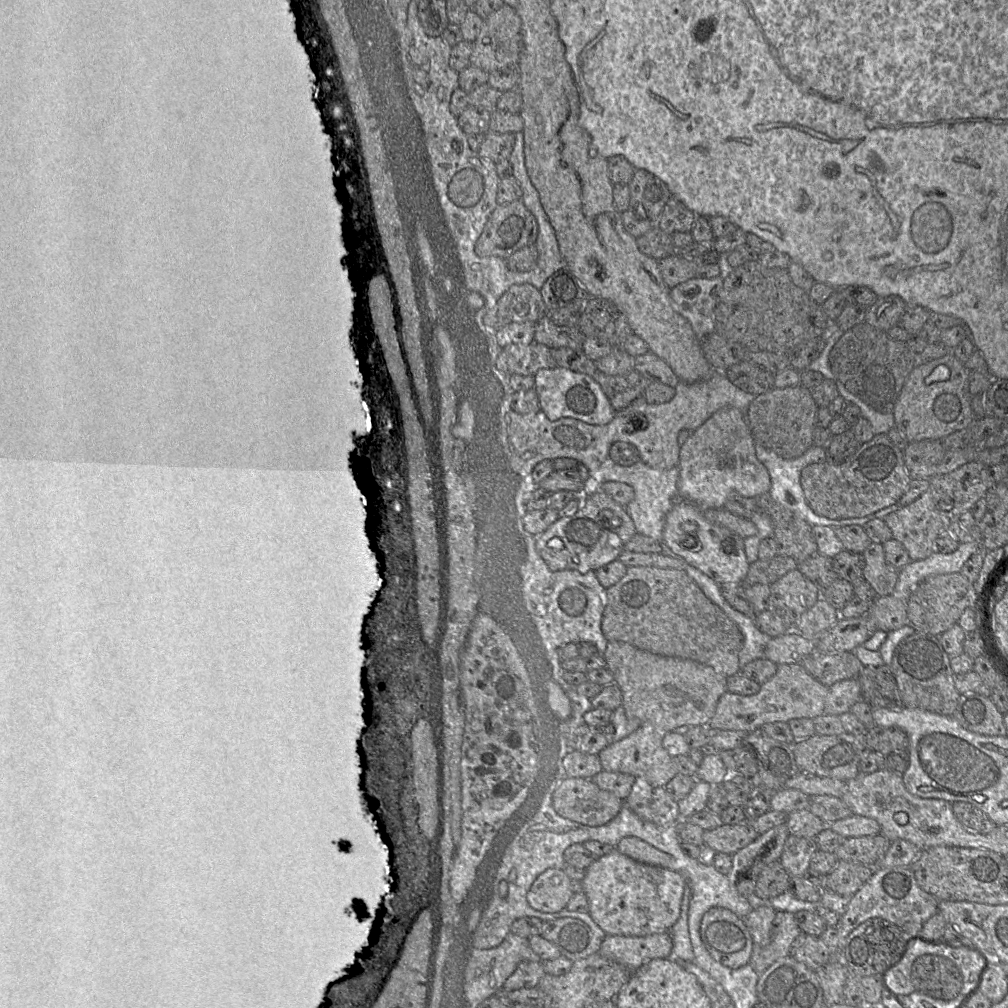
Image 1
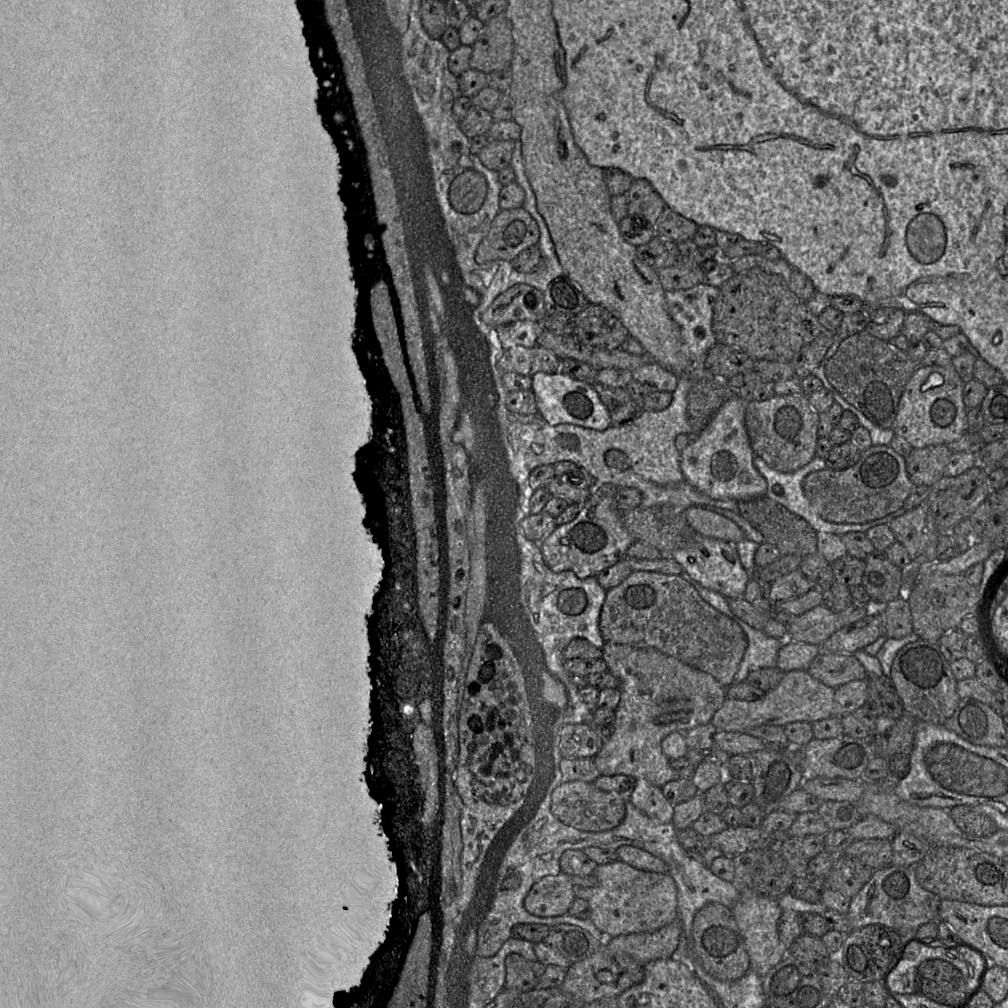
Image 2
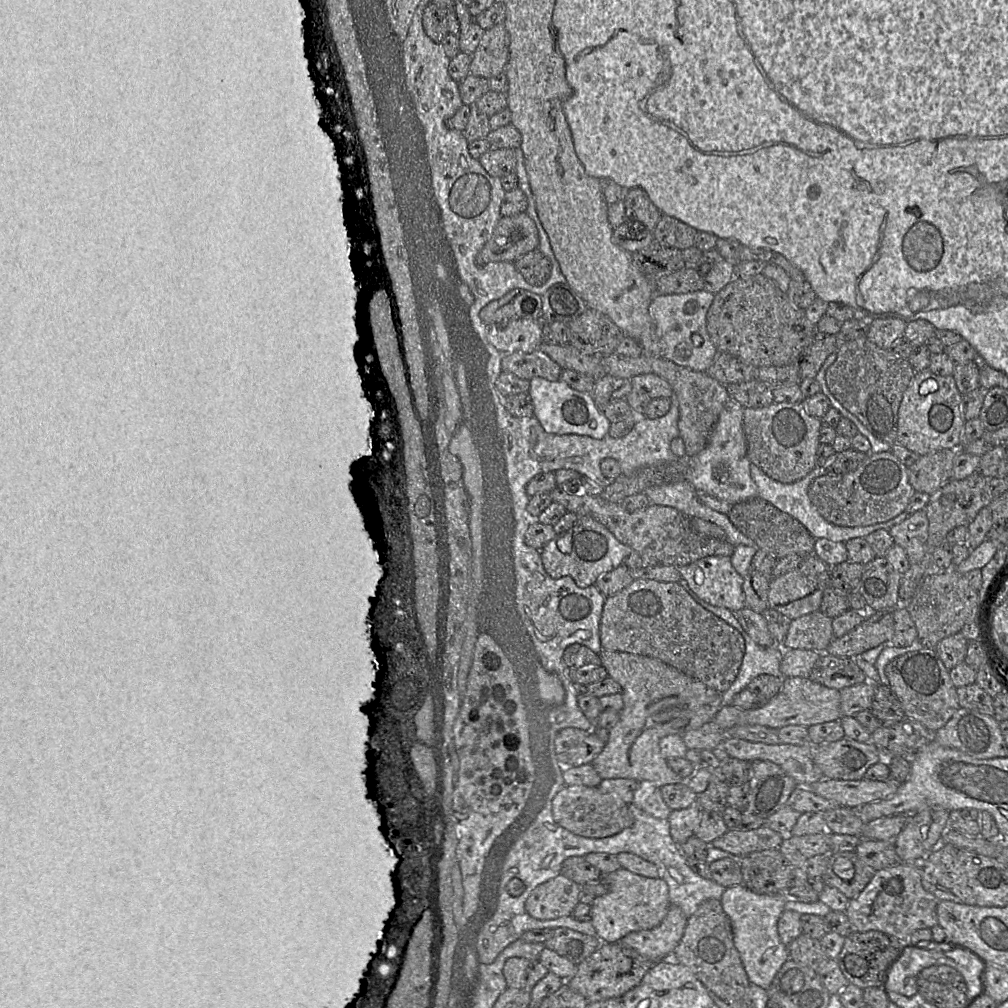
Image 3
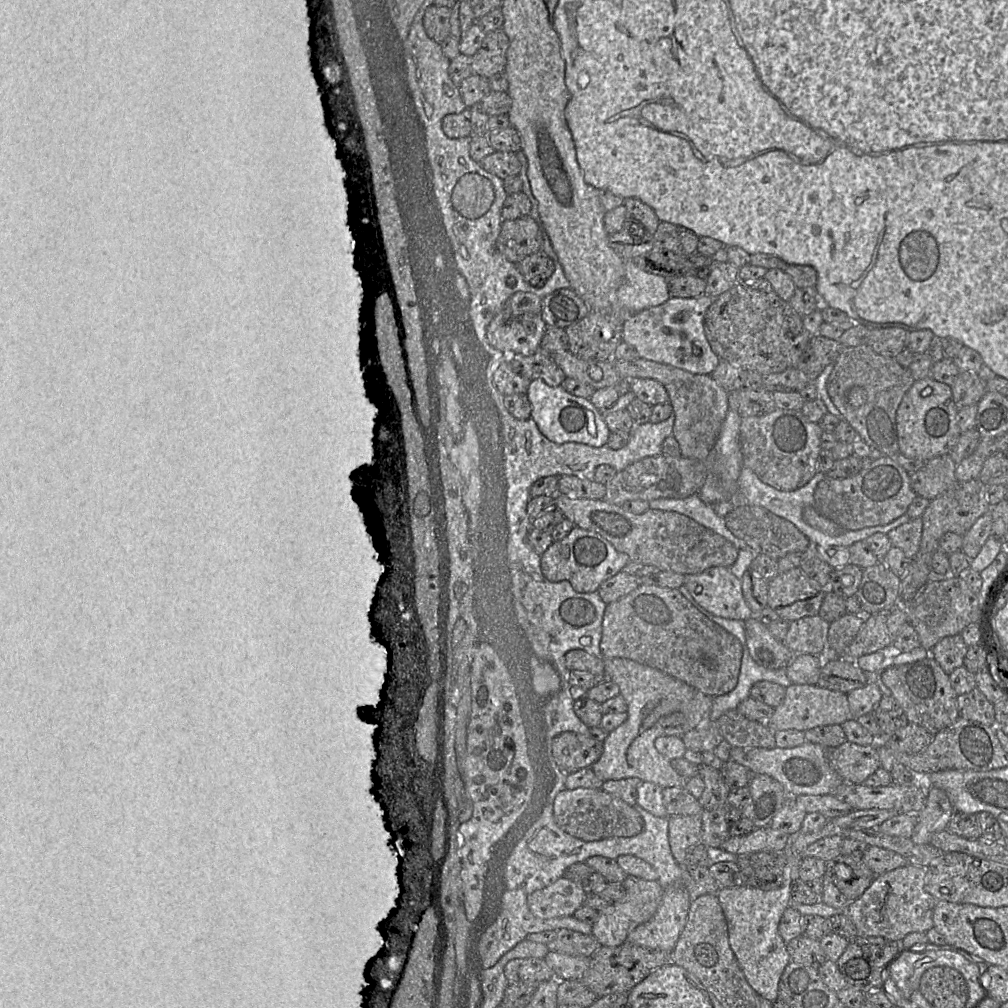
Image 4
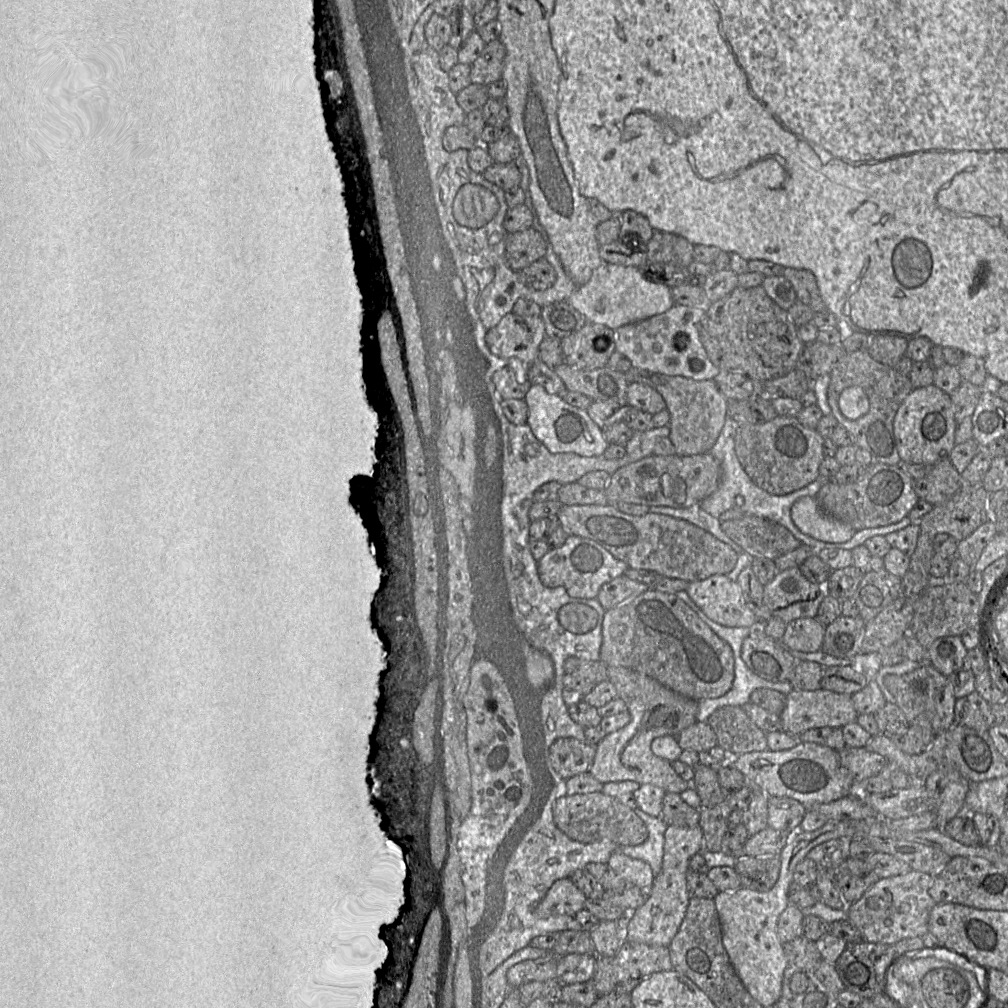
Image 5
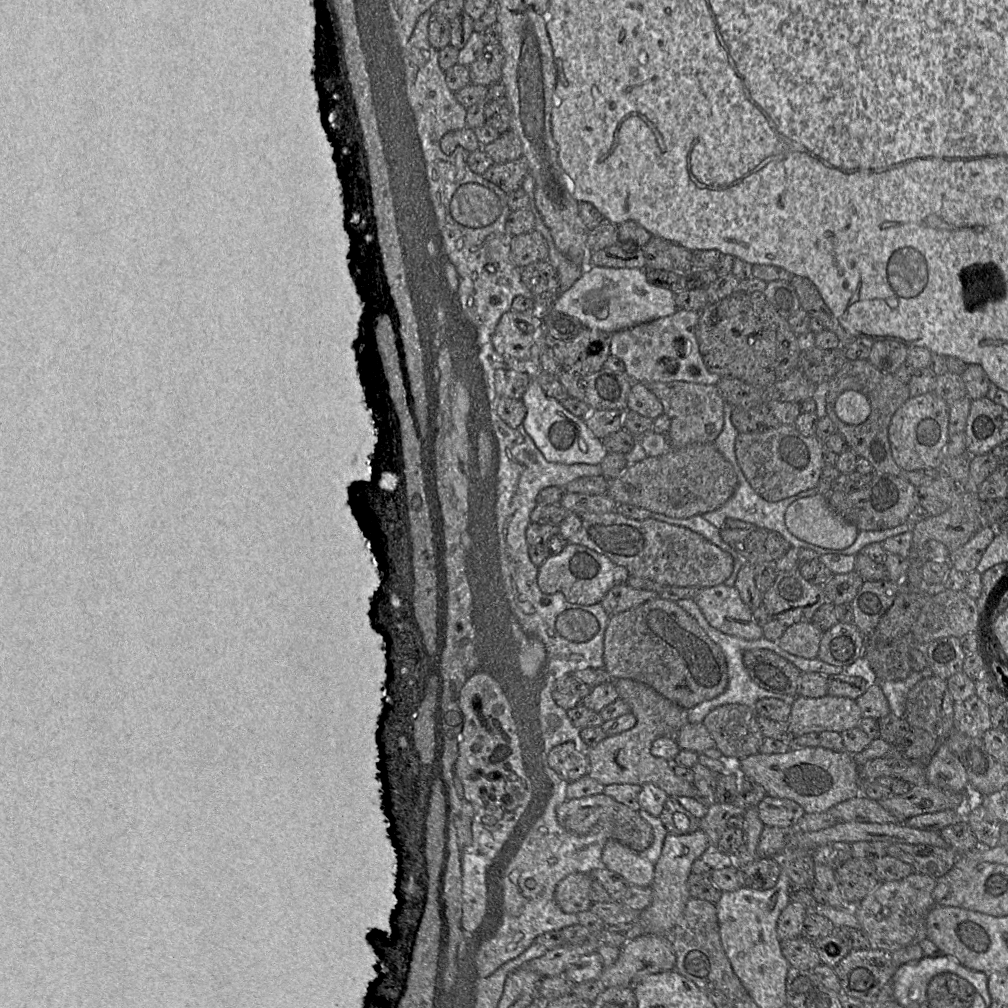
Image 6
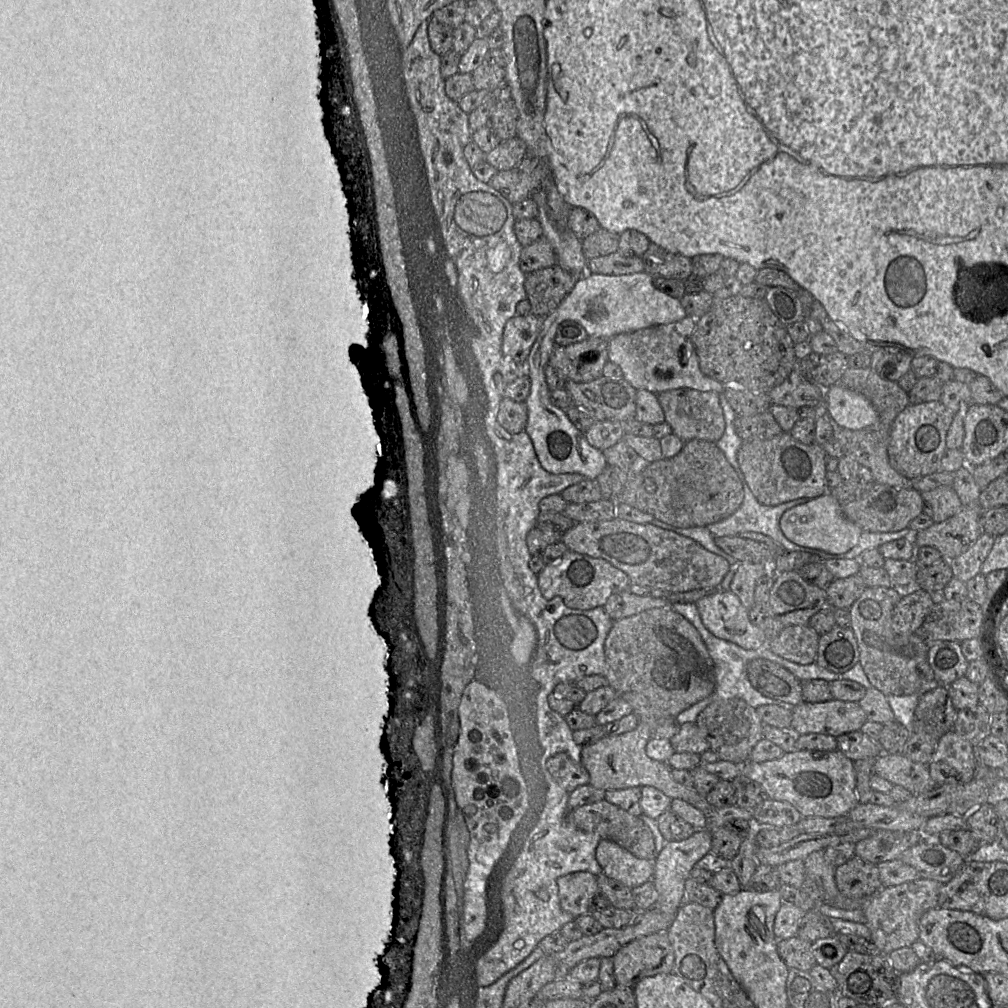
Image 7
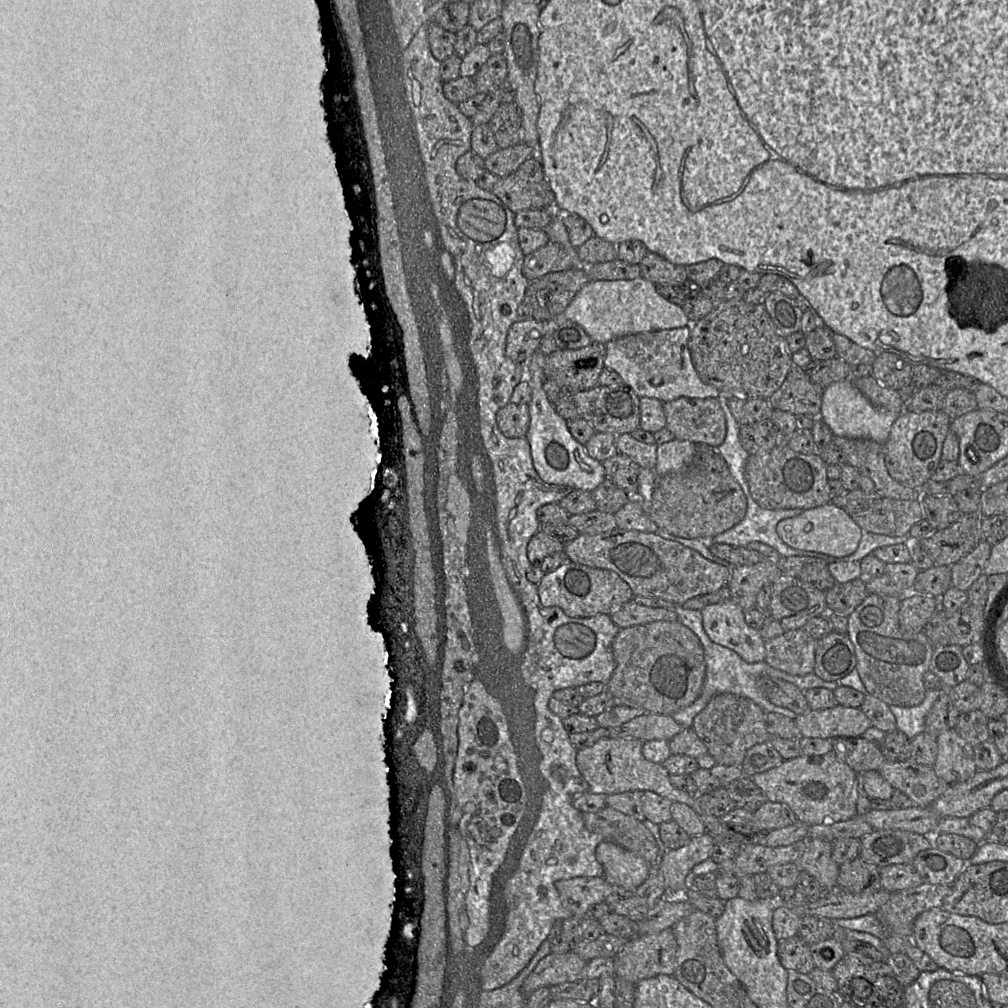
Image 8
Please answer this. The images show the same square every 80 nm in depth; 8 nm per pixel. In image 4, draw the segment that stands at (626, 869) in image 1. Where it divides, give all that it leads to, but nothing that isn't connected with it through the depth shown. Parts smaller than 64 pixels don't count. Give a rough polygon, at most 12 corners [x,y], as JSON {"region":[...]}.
{"region":[[627,875],[625,896],[598,911],[601,946],[627,942],[655,915],[664,889]]}

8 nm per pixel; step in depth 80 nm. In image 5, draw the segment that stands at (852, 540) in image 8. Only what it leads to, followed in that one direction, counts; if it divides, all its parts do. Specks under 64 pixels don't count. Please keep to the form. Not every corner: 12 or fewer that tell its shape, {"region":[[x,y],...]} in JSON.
{"region":[[816,497],[798,499],[791,519],[826,543],[847,542],[851,525],[824,513]]}

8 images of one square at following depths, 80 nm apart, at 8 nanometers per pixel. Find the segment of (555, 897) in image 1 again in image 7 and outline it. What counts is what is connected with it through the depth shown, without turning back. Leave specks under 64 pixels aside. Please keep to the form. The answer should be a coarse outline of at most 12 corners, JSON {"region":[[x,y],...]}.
{"region":[[574,872],[557,879],[562,909],[590,912],[600,892],[597,876]]}

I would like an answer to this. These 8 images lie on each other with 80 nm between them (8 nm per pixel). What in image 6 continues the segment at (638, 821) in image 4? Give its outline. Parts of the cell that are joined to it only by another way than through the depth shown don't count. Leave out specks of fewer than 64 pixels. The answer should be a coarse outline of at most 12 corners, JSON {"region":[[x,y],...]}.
{"region":[[604,793],[566,799],[560,825],[637,853],[653,843],[639,812]]}

